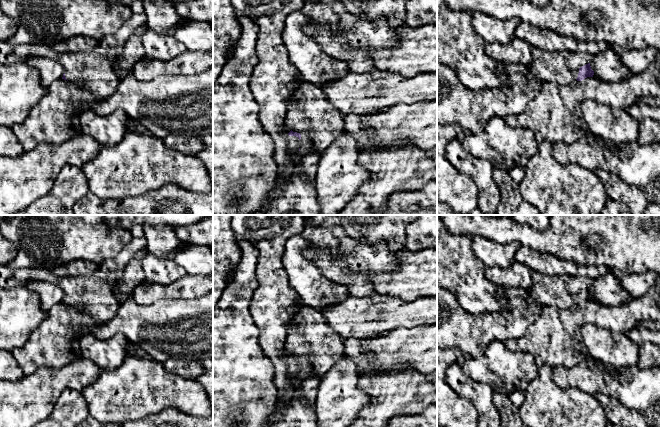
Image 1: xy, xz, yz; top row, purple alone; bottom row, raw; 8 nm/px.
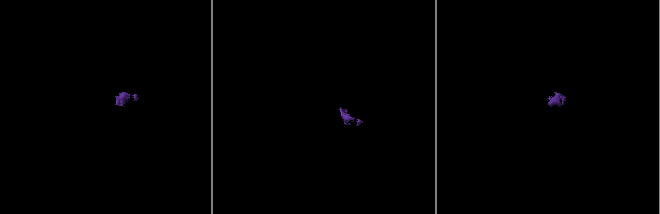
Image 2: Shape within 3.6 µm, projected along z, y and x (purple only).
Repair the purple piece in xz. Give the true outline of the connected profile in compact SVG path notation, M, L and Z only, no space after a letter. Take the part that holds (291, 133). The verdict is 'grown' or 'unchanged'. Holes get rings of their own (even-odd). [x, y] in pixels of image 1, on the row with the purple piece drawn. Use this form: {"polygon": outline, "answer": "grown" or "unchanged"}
{"polygon": "M304 81L290 93L287 104L286 124L291 128L288 135L300 140L299 159L312 153L321 155L344 132L344 115L326 100L322 89L316 85Z", "answer": "grown"}

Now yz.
{"polygon": "M533 47L532 55L531 72L542 83L555 81L568 85L574 80L582 81L594 75L590 66L593 56L588 53L549 52Z", "answer": "grown"}

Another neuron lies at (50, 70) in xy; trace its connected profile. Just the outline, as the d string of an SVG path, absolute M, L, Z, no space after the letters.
M32 57L28 59L26 63L39 71L41 76L41 84L45 88L63 77L64 67L61 63L54 59Z

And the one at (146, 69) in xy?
M187 50L181 55L161 61L145 57L133 67L133 75L141 81L149 81L166 75L196 75L213 66L213 55L210 52Z

